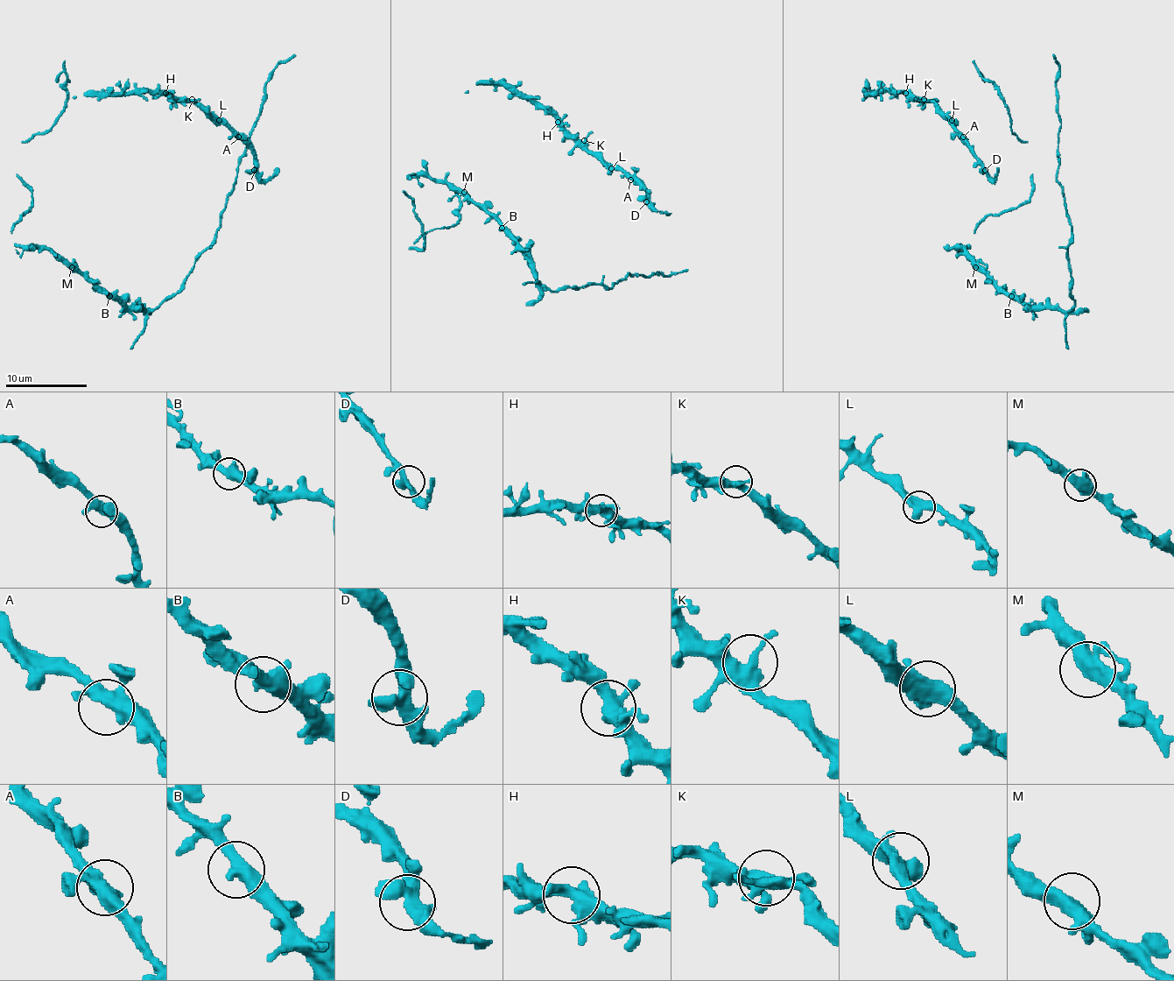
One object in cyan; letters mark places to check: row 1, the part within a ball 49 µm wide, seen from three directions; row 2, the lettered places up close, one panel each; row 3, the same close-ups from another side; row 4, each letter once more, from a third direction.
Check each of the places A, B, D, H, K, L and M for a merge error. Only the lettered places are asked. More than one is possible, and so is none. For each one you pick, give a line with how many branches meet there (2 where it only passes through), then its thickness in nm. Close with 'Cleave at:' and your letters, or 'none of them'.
Cleave at: none of them

